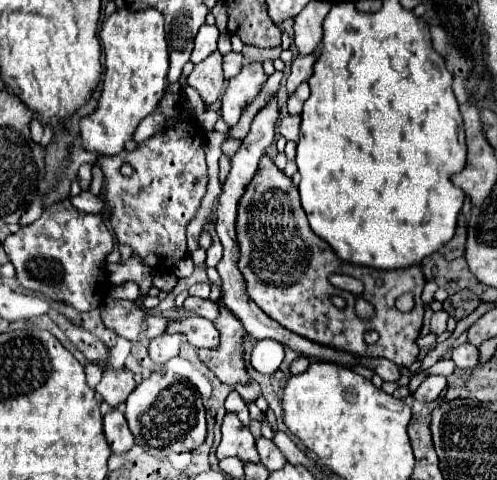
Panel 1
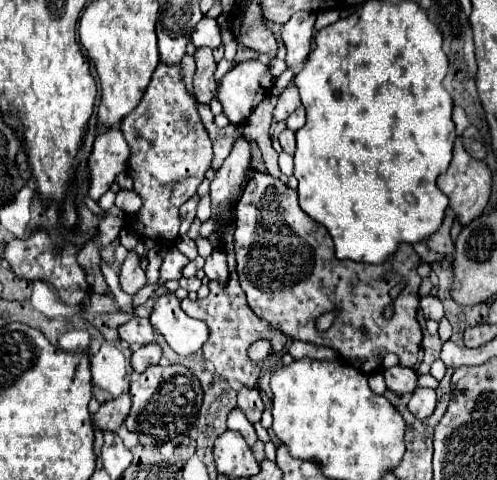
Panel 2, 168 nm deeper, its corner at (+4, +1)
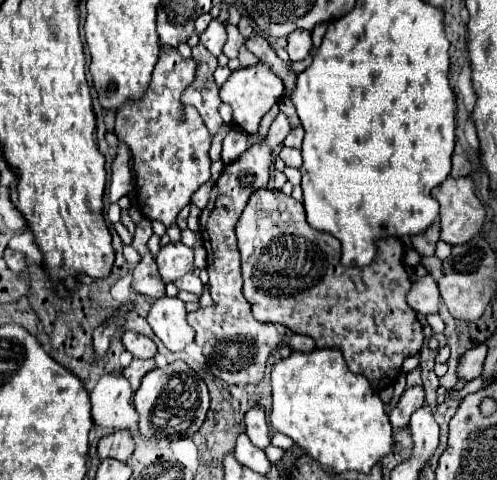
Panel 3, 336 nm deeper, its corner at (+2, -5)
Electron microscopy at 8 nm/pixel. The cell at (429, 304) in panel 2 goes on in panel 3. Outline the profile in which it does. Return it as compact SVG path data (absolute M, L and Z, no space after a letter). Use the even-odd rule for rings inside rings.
M425 275L411 283L411 289L407 293L407 303L417 313L423 313L423 315L437 313L439 301L441 301L441 295L439 295L439 287L433 277Z

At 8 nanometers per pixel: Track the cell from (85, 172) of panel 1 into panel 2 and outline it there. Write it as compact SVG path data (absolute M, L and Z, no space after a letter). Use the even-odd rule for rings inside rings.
M107 129L99 133L89 155L89 195L98 202L99 198L115 177L125 171L129 159L129 145L119 129Z

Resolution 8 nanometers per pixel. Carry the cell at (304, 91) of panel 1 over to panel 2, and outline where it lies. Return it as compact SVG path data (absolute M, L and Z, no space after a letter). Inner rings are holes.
M299 105L291 115L289 115L289 119L285 121L285 125L289 127L289 129L299 129L301 125L305 125L305 109L303 109L303 105Z

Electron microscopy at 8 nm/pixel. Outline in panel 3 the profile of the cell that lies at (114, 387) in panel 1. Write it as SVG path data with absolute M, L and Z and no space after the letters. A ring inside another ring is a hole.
M117 431L99 441L97 457L99 459L117 459L121 463L127 463L129 457L133 455L133 451L135 451L135 443L133 443L131 433Z

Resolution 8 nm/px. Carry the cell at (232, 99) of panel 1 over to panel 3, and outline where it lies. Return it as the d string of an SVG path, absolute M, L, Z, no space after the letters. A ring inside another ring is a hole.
M257 63L253 67L237 69L231 73L227 83L221 87L221 101L233 107L233 125L245 133L257 133L263 115L283 97L283 81L277 77L267 63Z

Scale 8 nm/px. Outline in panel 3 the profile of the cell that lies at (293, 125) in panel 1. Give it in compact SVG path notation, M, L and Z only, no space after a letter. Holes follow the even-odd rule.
M283 147L279 151L279 157L285 161L287 167L301 167L301 151L299 149L289 149L289 147Z

